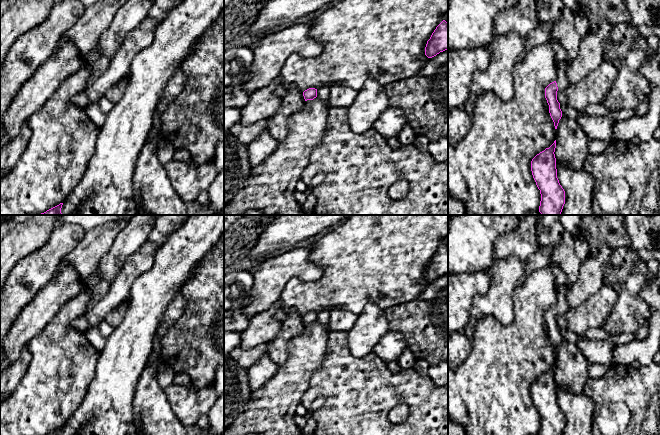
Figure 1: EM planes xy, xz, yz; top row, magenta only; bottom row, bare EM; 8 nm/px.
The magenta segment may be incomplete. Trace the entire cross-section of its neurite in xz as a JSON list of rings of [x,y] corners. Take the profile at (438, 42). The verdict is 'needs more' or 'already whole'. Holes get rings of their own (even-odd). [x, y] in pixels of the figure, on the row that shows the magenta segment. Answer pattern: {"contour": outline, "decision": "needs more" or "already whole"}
{"contour": [[[443,20],[427,41],[425,55],[432,58],[445,50],[448,50],[448,22]]], "decision": "already whole"}

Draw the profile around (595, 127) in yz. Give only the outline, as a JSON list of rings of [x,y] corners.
[[[560,104],[562,114],[577,122],[590,140],[613,140],[615,122],[609,117],[582,115],[576,109]]]

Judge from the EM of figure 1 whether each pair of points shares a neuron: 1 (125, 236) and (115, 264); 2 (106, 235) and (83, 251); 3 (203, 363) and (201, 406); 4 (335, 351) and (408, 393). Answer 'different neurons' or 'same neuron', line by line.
1: same neuron
2: same neuron
3: different neurons
4: same neuron

